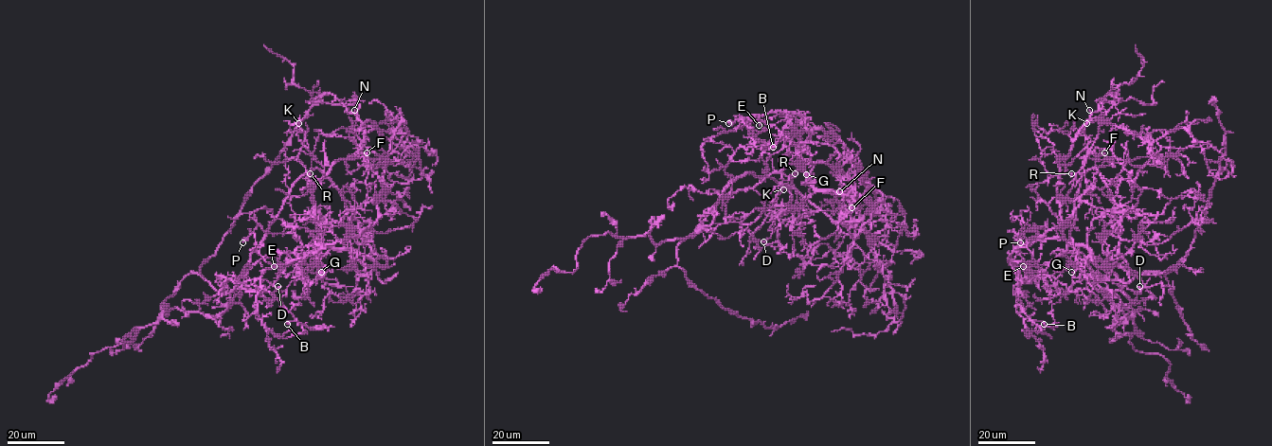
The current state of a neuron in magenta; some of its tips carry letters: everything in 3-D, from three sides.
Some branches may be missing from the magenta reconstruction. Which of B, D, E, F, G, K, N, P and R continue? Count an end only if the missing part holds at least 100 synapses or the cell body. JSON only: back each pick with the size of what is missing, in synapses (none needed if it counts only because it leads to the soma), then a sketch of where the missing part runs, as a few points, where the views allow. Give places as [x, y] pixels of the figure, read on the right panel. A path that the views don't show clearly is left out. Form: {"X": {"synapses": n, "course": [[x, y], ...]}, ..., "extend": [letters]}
{"extend": []}

